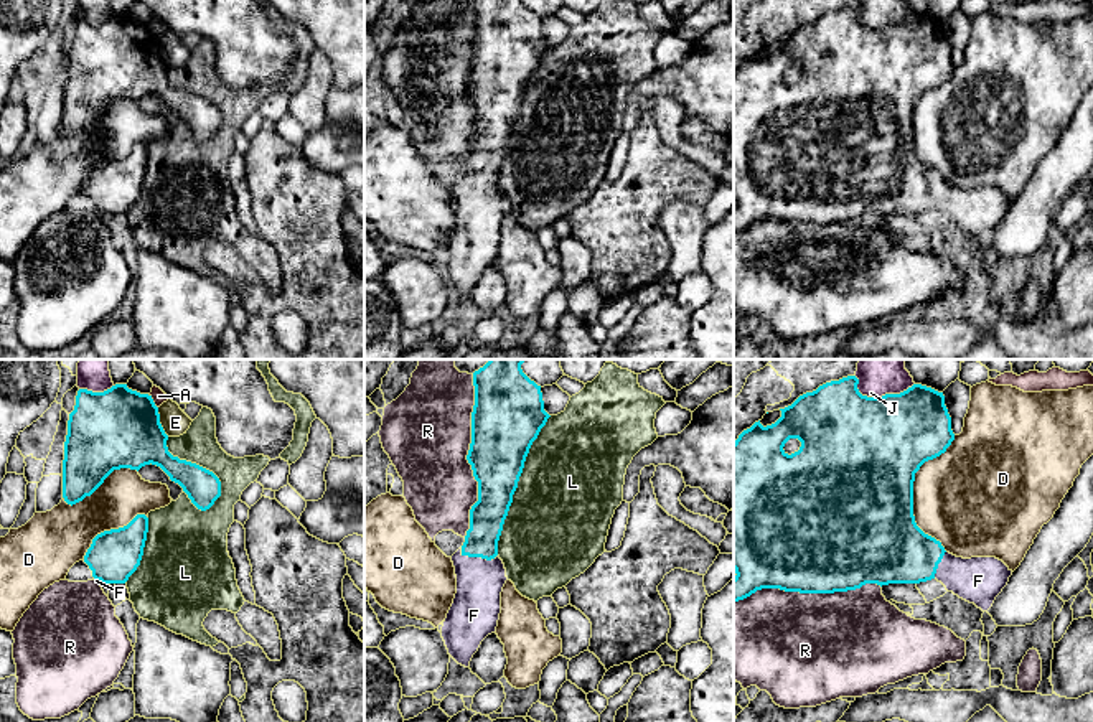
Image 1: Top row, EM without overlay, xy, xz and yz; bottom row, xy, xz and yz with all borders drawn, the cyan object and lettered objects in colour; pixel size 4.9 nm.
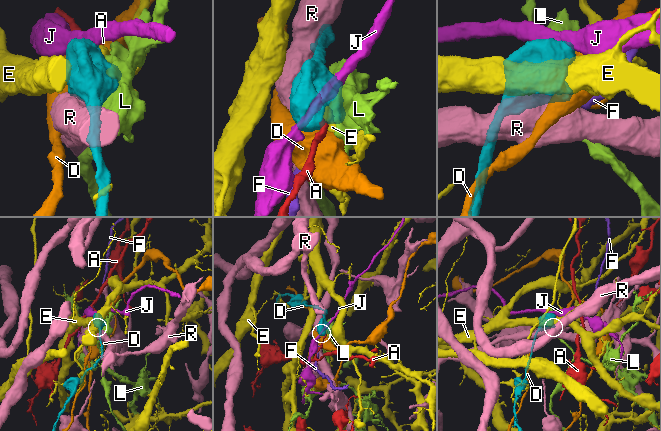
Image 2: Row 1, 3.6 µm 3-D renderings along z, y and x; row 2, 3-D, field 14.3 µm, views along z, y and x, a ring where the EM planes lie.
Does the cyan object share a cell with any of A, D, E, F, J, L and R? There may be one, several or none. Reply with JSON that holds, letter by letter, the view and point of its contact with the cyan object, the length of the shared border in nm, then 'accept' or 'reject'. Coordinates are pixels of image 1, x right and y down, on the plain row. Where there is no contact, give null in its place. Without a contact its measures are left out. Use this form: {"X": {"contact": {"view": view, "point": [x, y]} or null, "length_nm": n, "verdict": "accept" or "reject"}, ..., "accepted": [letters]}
{"A": {"contact": {"view": "xy", "point": [152, 32]}, "length_nm": 80, "verdict": "reject"}, "D": {"contact": {"view": "yz", "point": [912, 122]}, "length_nm": 550, "verdict": "reject"}, "E": {"contact": {"view": "xy", "point": [159, 53]}, "length_nm": 160, "verdict": "reject"}, "F": {"contact": {"view": "xz", "point": [473, 187]}, "length_nm": 170, "verdict": "accept"}, "J": {"contact": {"view": "yz", "point": [879, 28]}, "length_nm": 300, "verdict": "reject"}, "L": {"contact": {"view": "xz", "point": [516, 116]}, "length_nm": 750, "verdict": "reject"}, "R": {"contact": {"view": "xz", "point": [467, 86]}, "length_nm": 800, "verdict": "reject"}, "accepted": ["F"]}

